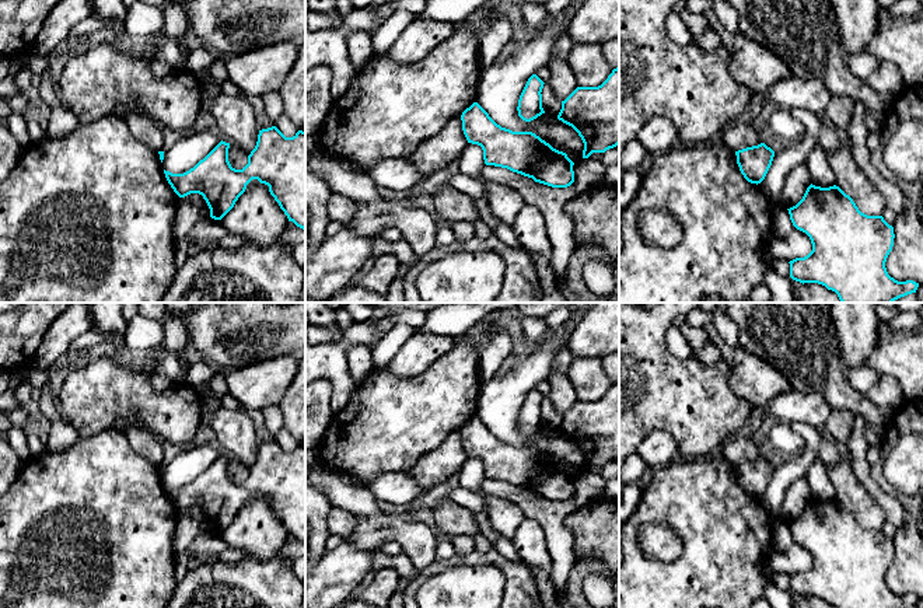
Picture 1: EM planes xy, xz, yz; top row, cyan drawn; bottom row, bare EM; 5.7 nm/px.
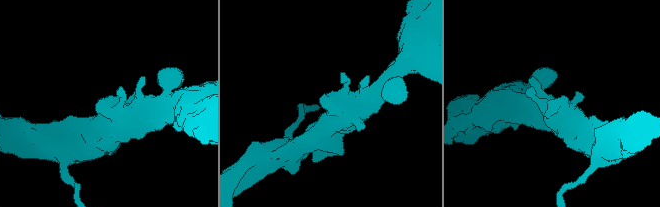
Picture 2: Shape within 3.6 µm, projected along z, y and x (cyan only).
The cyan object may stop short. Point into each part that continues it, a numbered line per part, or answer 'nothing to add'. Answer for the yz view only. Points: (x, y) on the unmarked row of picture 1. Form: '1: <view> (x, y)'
nothing to add

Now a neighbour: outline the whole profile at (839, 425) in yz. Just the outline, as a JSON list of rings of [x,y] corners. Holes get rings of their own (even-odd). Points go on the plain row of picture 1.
[[[833,409],[825,423],[825,434],[838,445],[845,445],[854,424],[854,415],[845,409]]]

